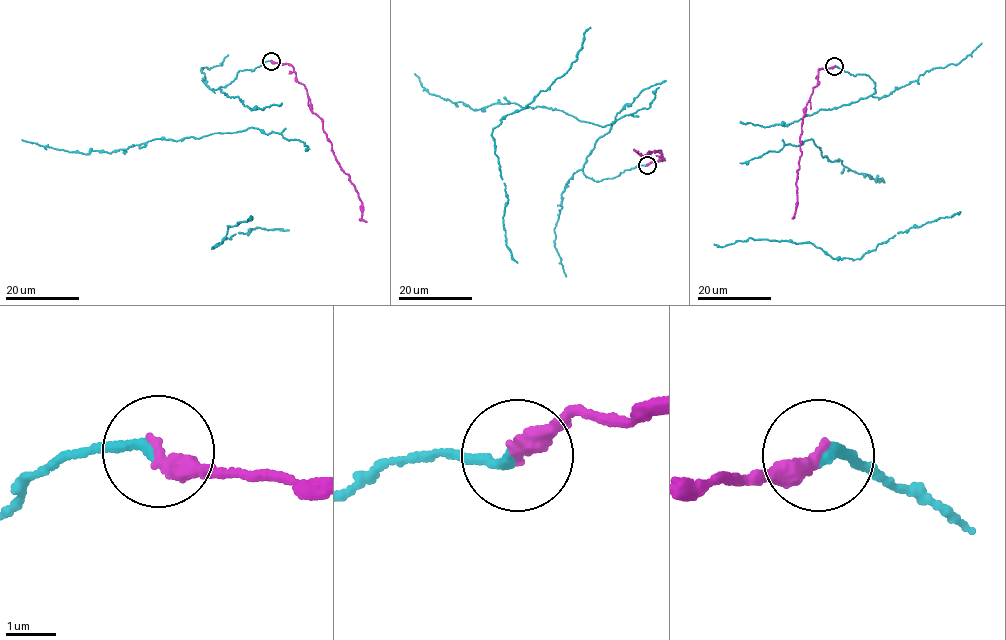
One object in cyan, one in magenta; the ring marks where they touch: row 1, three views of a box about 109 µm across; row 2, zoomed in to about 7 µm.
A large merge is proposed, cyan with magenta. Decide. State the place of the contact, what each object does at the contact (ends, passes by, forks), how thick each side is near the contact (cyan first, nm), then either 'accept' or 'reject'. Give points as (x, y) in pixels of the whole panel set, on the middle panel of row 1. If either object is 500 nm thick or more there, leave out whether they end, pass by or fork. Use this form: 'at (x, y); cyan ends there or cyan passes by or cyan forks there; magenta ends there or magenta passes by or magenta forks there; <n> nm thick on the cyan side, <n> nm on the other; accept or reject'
at (647, 165); cyan ends there; magenta ends there; 200 nm thick on the cyan side, 340 nm on the other; accept

